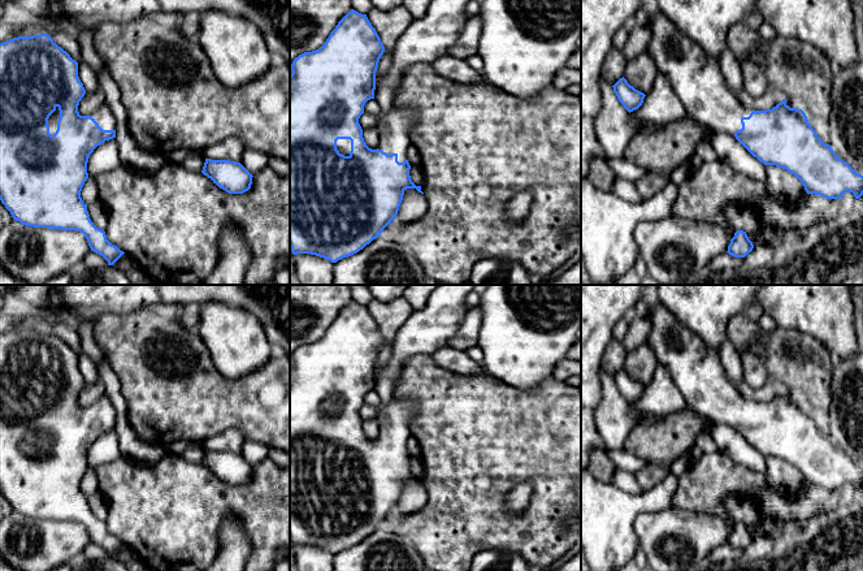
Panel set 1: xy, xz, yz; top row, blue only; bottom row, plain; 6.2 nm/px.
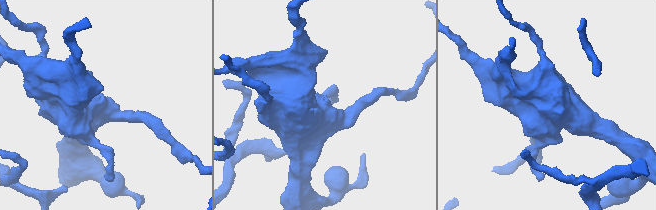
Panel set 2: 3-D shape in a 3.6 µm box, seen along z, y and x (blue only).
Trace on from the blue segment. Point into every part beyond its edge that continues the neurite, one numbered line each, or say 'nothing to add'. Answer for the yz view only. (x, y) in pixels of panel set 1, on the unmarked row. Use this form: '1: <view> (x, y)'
1: yz (695, 370)

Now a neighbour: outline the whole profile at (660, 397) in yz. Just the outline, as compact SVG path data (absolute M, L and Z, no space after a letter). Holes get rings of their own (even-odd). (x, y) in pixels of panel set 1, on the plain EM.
M659 363L642 397L629 406L633 411L647 416L664 416L689 408L682 394L671 380L669 372Z

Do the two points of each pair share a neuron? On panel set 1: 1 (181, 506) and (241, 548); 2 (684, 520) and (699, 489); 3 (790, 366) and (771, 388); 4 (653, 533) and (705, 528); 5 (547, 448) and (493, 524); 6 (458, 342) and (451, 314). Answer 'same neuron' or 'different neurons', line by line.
1: different neurons
2: different neurons
3: different neurons
4: same neuron
5: same neuron
6: different neurons

